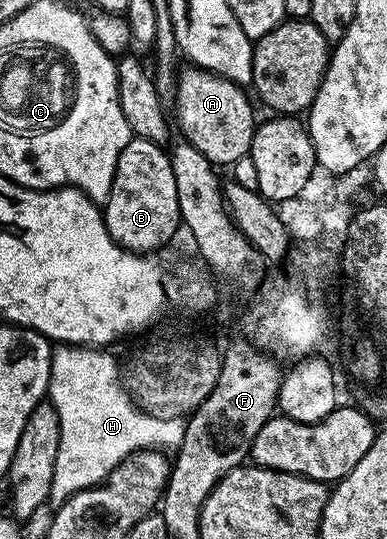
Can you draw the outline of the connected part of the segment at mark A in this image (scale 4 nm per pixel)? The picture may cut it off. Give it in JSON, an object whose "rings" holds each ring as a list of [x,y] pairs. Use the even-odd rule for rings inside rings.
{"rings":[[[184,66],[179,69],[174,113],[176,113],[178,124],[183,132],[181,135],[213,165],[225,164],[225,166],[231,166],[236,163],[238,158],[251,153],[256,118],[252,114],[252,104],[248,101],[248,96],[244,92],[247,91],[241,85],[213,72],[206,72],[203,68]]]}

